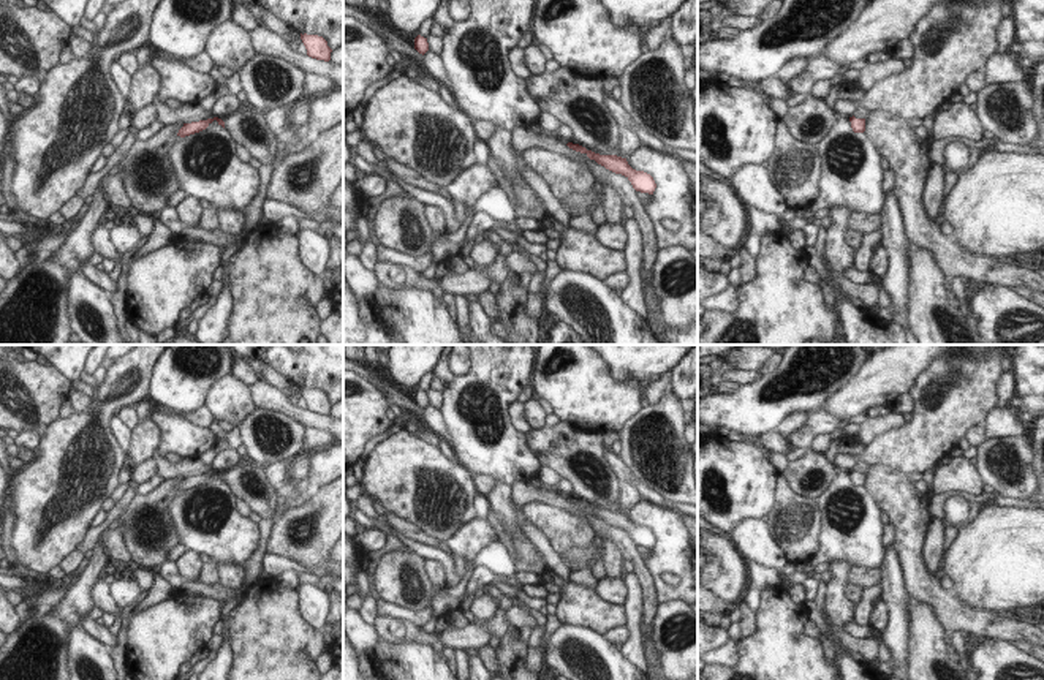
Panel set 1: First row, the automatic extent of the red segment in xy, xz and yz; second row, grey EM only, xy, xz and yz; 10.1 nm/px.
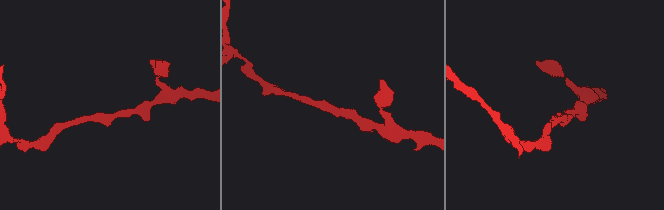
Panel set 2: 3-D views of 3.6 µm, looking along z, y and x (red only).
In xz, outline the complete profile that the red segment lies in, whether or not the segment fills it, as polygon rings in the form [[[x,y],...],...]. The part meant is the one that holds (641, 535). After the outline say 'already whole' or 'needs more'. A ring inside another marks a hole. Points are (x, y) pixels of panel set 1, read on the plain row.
[[[568,497],[566,500],[576,506],[585,508],[590,514],[595,514],[598,519],[604,520],[606,523],[625,530],[631,536],[636,546],[653,549],[656,542],[653,531],[644,525],[633,523],[628,519],[626,512],[617,509],[600,509],[573,497]]]; already whole

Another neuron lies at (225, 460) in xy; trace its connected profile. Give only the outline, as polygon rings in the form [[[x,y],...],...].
[[[223,451],[220,454],[217,454],[217,457],[214,459],[214,471],[228,471],[231,470],[234,465],[237,465],[240,462],[240,457],[236,451]]]

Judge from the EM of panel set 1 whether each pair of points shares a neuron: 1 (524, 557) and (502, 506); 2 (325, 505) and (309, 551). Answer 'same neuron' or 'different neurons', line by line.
1: same neuron
2: same neuron

